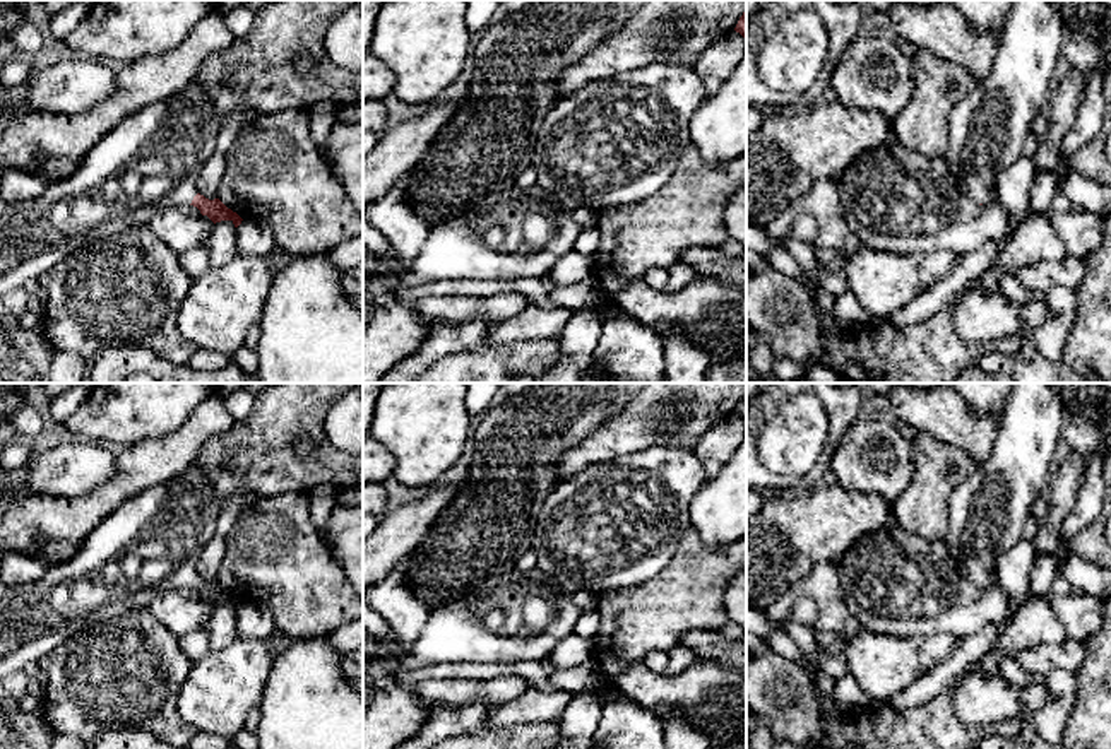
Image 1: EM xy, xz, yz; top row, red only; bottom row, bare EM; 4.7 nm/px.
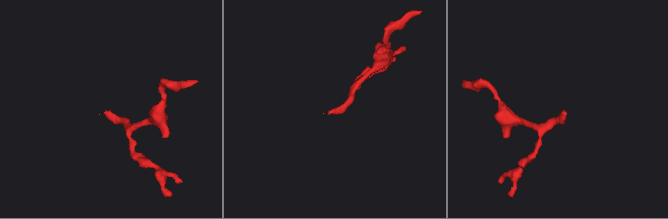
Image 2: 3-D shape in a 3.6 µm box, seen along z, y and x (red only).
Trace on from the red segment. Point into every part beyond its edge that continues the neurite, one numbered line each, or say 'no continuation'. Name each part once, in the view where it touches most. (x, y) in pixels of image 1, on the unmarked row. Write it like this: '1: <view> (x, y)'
1: xy (151, 544)

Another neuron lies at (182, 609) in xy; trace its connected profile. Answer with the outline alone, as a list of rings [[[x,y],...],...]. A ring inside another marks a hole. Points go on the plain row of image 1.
[[[175,588],[159,593],[147,610],[159,624],[176,634],[195,631],[209,617],[204,599],[193,588]]]

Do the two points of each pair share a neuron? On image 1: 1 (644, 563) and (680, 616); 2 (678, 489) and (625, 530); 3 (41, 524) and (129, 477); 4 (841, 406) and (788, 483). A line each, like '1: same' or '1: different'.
1: different
2: same
3: same
4: same

